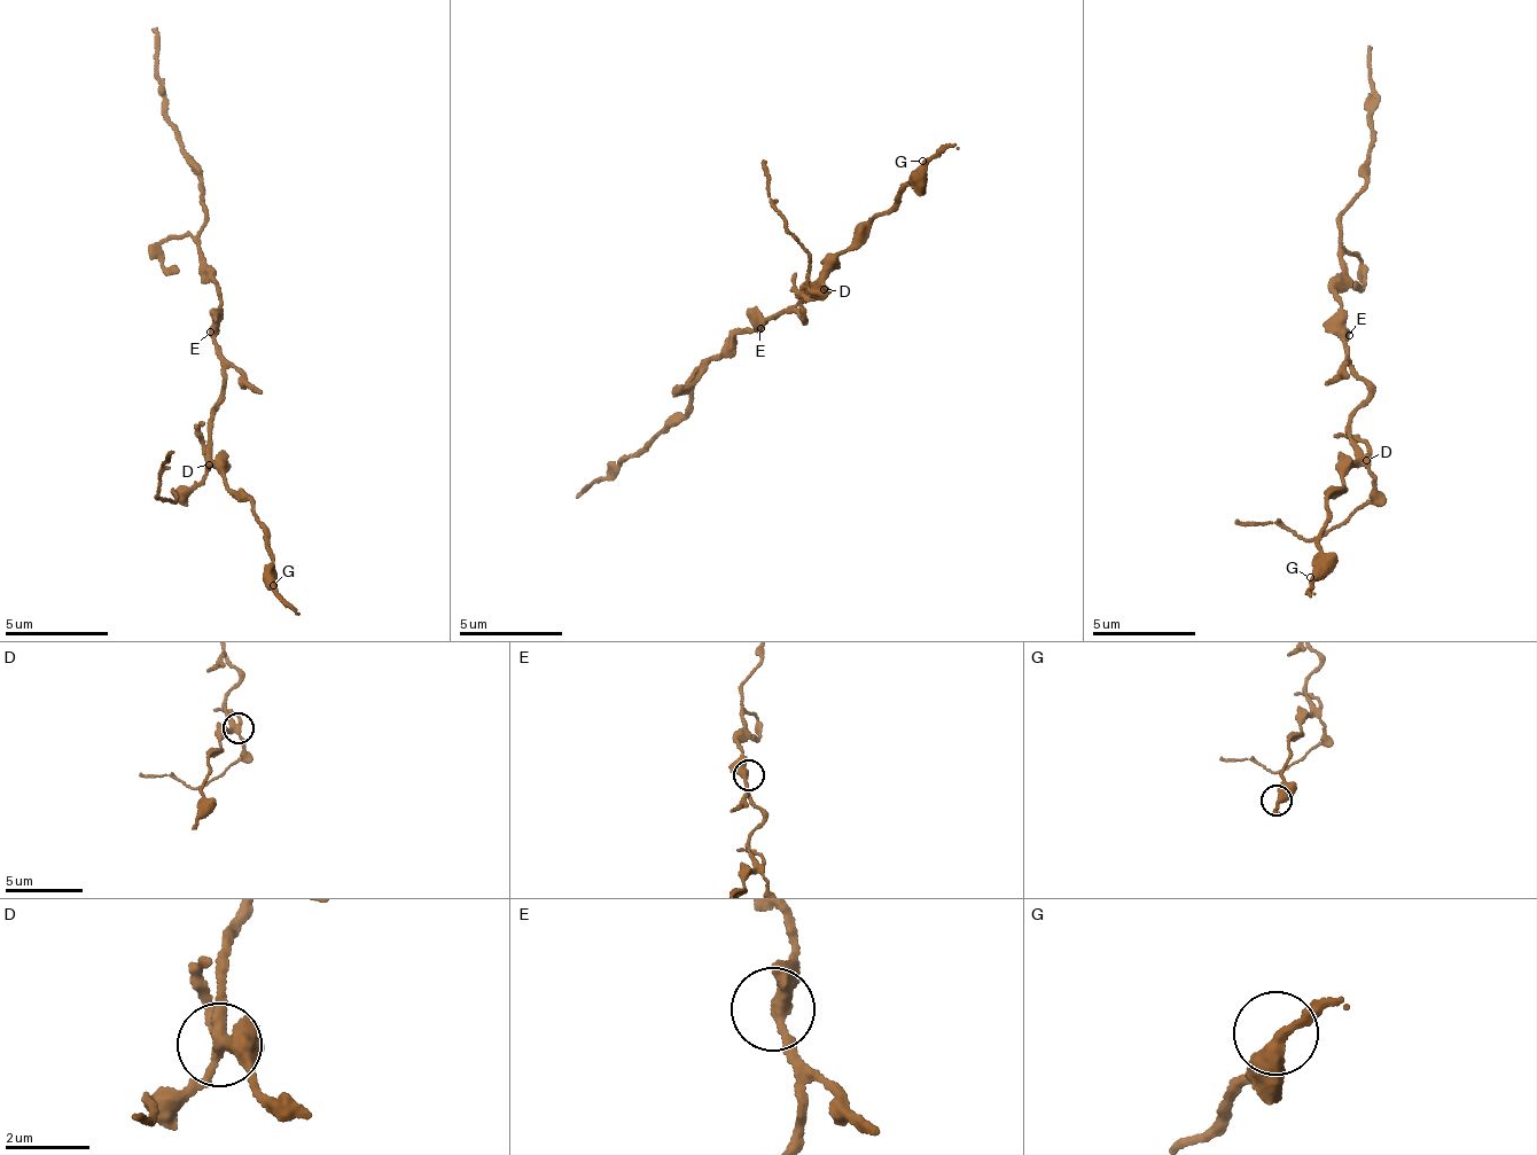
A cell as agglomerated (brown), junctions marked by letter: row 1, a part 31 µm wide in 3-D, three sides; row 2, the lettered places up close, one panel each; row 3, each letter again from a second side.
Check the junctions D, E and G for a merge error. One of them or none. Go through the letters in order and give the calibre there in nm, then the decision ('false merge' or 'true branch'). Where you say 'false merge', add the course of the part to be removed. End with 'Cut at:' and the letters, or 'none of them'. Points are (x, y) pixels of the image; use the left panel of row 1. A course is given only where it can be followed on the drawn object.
D: 280 nm thick; false merge; foreign part runs (208, 465), (199, 482), (178, 489), (172, 501), (157, 498), (163, 468), (176, 451)
E: 320 nm thick; true branch
G: 360 nm thick; true branch
Cut at: D

